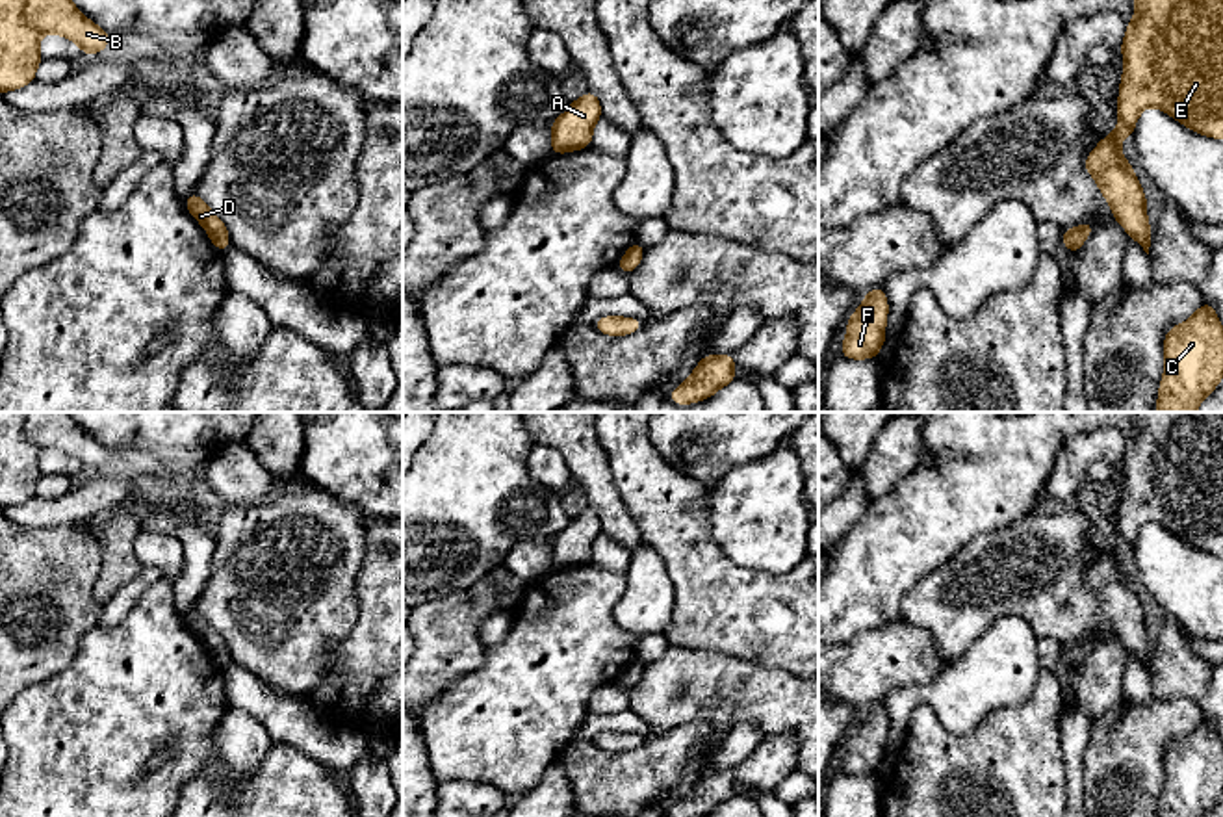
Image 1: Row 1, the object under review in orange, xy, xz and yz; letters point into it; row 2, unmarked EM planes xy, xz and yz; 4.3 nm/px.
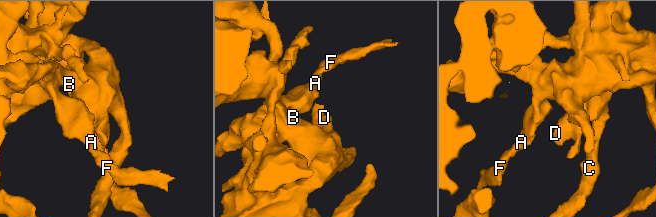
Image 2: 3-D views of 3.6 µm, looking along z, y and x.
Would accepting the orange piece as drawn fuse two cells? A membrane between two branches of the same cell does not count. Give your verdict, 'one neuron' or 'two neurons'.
one neuron

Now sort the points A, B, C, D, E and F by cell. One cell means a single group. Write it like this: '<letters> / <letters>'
A B C D E F

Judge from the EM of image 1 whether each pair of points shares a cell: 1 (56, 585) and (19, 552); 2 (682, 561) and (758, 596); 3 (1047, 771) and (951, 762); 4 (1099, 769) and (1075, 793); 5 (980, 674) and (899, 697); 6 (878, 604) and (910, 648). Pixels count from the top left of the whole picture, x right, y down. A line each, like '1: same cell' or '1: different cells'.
1: same cell
2: same cell
3: same cell
4: different cells
5: same cell
6: different cells

